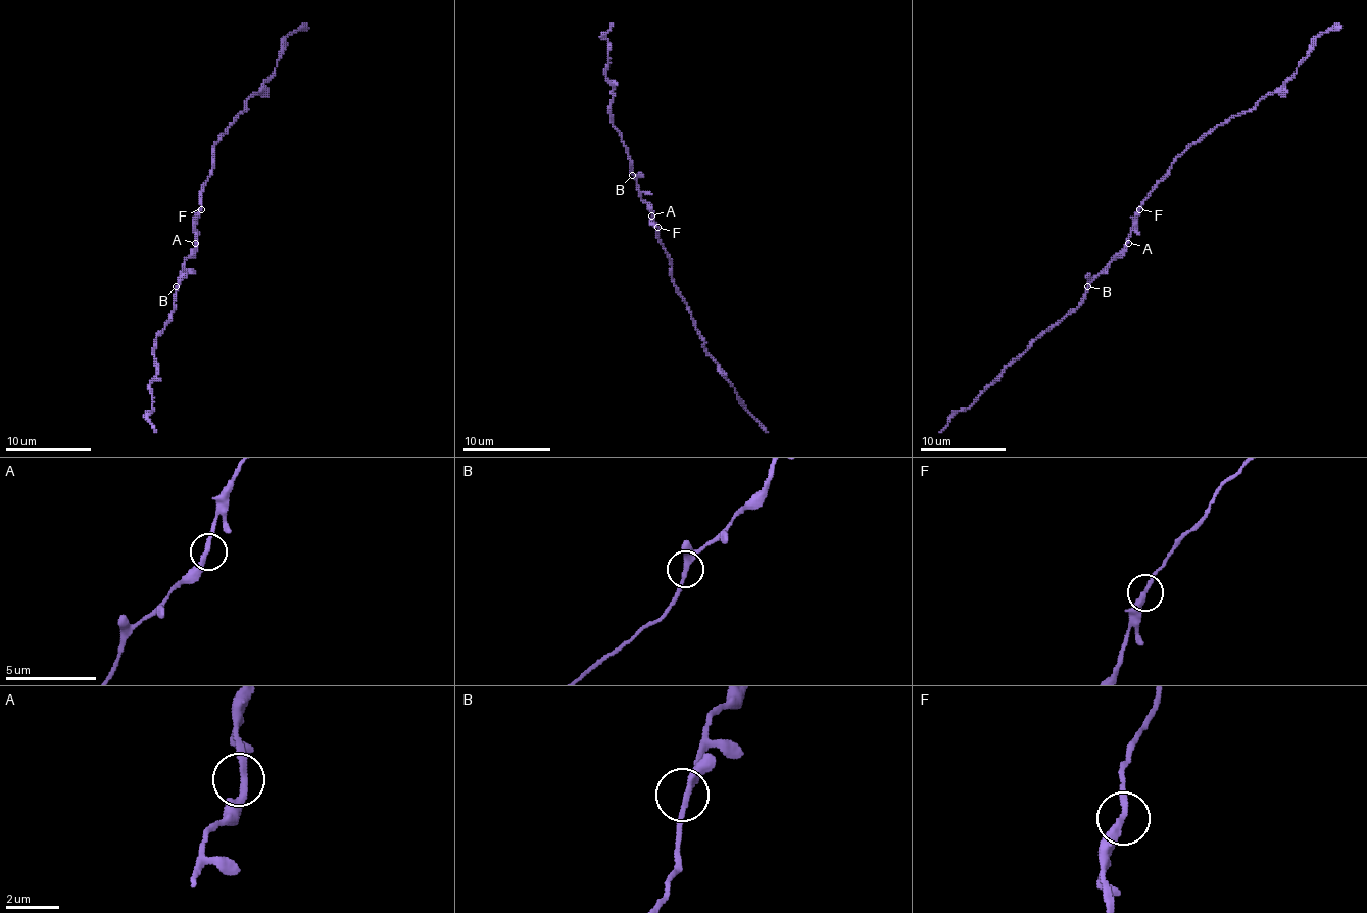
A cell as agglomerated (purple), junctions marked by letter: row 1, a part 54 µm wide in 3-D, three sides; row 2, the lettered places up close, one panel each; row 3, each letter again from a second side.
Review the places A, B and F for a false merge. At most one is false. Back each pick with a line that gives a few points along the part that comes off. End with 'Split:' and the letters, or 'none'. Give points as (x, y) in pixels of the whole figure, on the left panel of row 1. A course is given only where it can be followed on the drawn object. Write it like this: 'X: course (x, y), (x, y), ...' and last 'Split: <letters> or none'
Split: none

